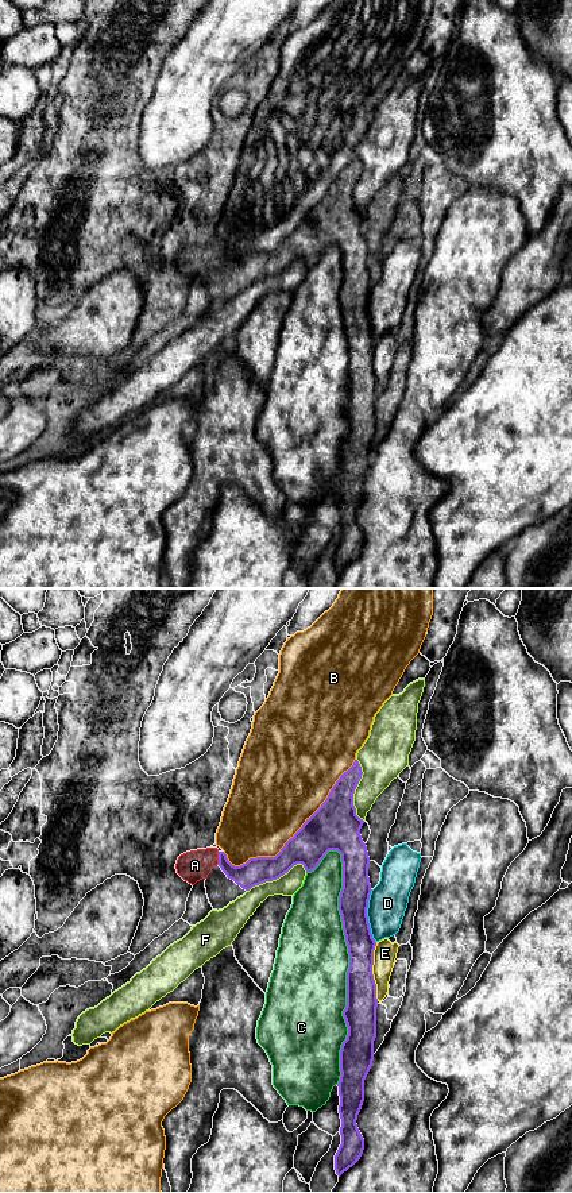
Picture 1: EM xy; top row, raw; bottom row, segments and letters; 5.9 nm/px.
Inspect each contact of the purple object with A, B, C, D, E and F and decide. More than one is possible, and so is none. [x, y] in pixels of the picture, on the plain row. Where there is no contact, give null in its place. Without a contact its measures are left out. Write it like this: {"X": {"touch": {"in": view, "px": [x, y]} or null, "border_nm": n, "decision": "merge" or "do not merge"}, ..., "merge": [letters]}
{"A": {"touch": {"in": "xy", "px": [219, 254]}, "border_nm": 80, "decision": "merge"}, "B": {"touch": {"in": "xy", "px": [297, 227]}, "border_nm": 1000, "decision": "do not merge"}, "C": {"touch": {"in": "xy", "px": [350, 359]}, "border_nm": 1400, "decision": "do not merge"}, "D": {"touch": {"in": "xy", "px": [367, 312]}, "border_nm": 320, "decision": "do not merge"}, "E": {"touch": {"in": "xy", "px": [371, 367]}, "border_nm": 360, "decision": "do not merge"}, "F": {"touch": {"in": "xy", "px": [277, 273]}, "border_nm": 380, "decision": "do not merge"}, "merge": ["A"]}

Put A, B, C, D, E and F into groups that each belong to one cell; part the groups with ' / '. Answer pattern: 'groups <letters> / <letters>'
groups A / B / C / D E / F

